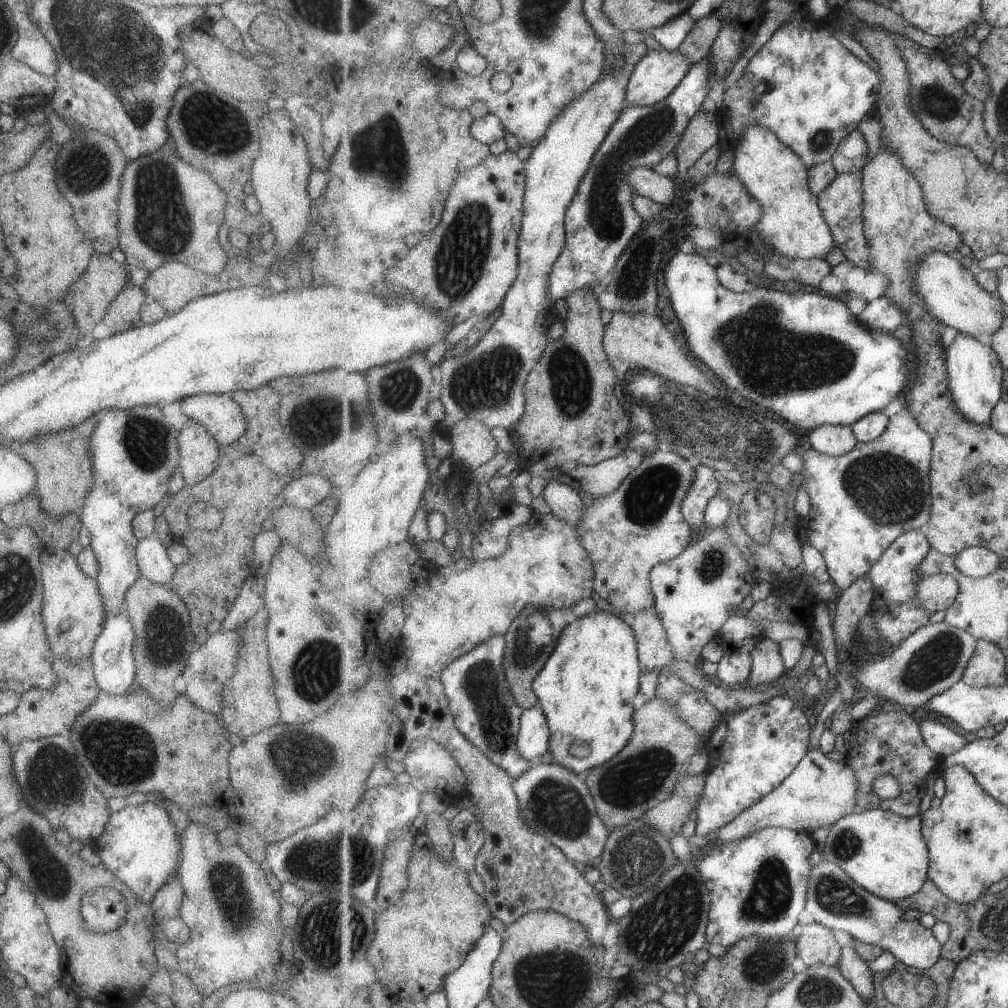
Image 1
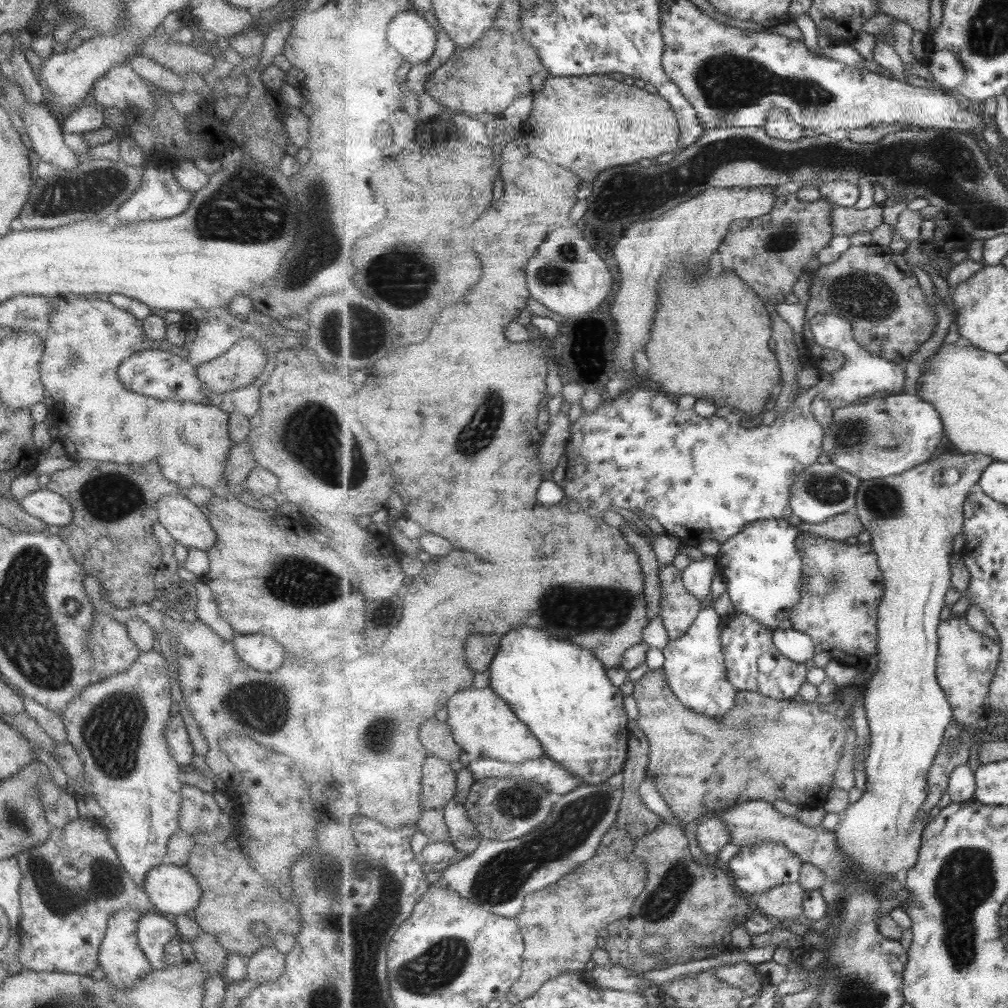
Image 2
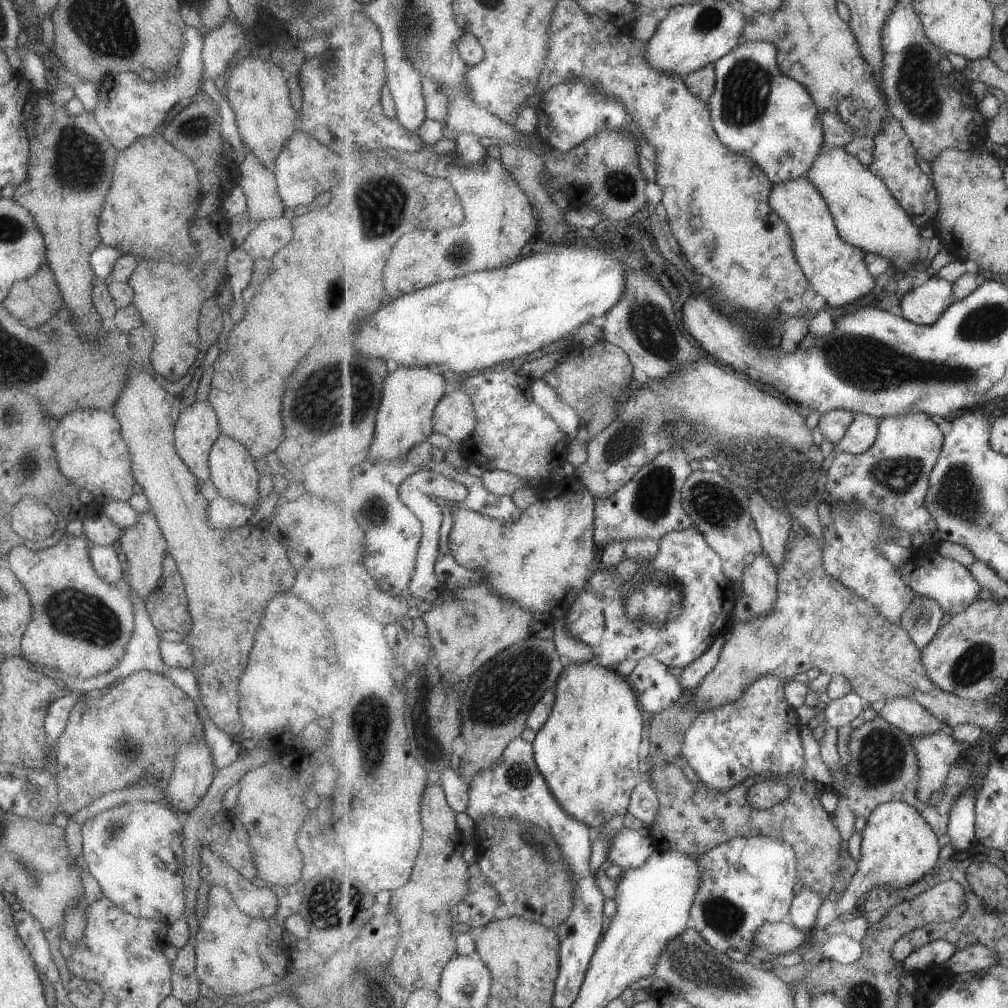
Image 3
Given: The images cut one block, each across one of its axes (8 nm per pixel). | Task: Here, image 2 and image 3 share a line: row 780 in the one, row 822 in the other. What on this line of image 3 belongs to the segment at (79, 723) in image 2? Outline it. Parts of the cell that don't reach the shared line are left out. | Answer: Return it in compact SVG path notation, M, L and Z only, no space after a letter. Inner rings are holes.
M137 800L132 802L123 802L118 806L112 808L103 808L97 812L95 816L86 819L81 825L80 834L82 838L82 856L87 864L87 871L93 876L95 882L101 890L104 898L109 902L113 902L113 906L117 906L118 910L123 913L131 914L133 917L140 917L145 919L152 919L156 922L163 922L169 926L173 921L181 918L183 910L185 910L185 894L184 894L184 852L182 848L183 832L181 824L177 822L177 816L174 814L175 810L168 805L161 804L161 802L139 802Z

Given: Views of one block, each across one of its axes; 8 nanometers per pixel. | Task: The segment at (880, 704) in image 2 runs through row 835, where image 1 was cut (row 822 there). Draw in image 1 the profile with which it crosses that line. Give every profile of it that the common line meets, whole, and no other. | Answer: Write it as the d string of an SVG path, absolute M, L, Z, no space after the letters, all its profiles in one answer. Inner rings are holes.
M933 773L927 776L921 812L917 816L904 817L890 810L874 808L841 818L830 828L826 856L839 864L857 884L881 898L900 901L917 894L929 879L931 858L923 830L923 813L930 810L936 779Z

